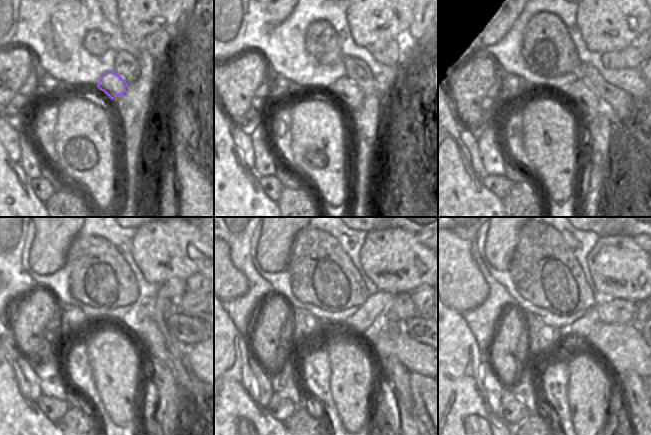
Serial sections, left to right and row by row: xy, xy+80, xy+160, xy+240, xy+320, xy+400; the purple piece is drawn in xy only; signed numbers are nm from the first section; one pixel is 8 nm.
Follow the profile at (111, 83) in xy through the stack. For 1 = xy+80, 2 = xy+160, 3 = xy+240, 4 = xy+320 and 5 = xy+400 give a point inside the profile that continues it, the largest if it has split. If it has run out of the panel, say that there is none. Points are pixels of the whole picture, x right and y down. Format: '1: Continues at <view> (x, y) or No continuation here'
1: Continues at xy+80 (346, 91)
2: Continues at xy+160 (586, 101)
3: Continues at xy+240 (146, 329)
4: Continues at xy+320 (396, 375)
5: Continues at xy+400 (633, 387)

